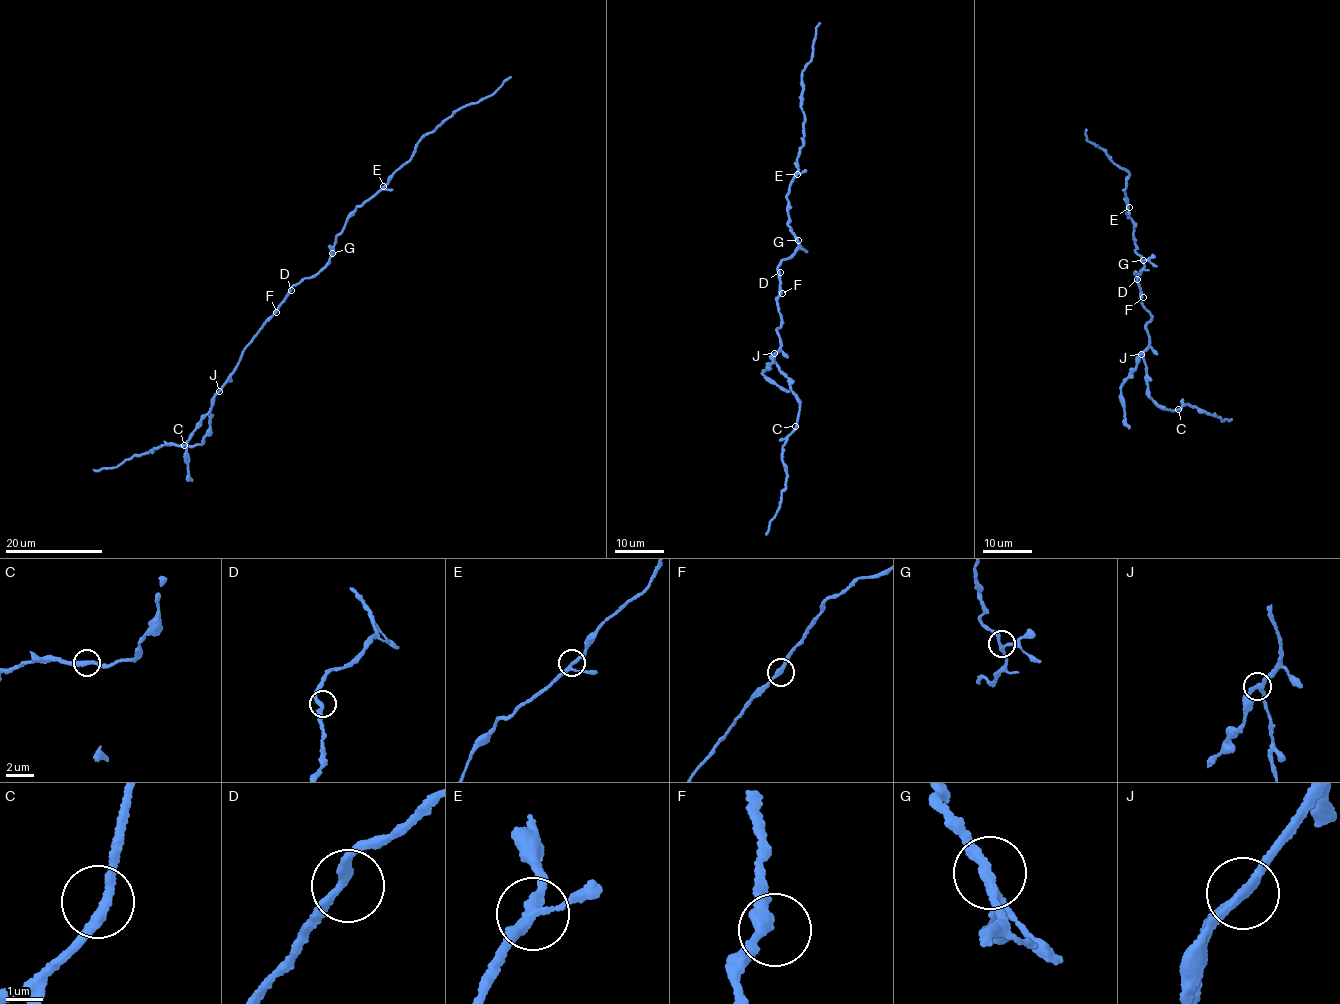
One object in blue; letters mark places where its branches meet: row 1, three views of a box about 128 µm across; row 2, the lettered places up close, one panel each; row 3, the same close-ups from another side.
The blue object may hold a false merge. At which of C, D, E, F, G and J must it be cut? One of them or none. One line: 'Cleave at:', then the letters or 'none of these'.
Cleave at: J

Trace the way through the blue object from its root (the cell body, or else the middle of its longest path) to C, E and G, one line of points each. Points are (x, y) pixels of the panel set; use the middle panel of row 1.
C: (778, 273), (781, 347), (774, 361), (791, 380), (799, 403), (795, 426)
E: (778, 273), (784, 258), (792, 257), (799, 245), (787, 224), (786, 211), (787, 198), (797, 174)
G: (778, 273), (784, 258), (792, 257), (799, 245), (798, 240)

